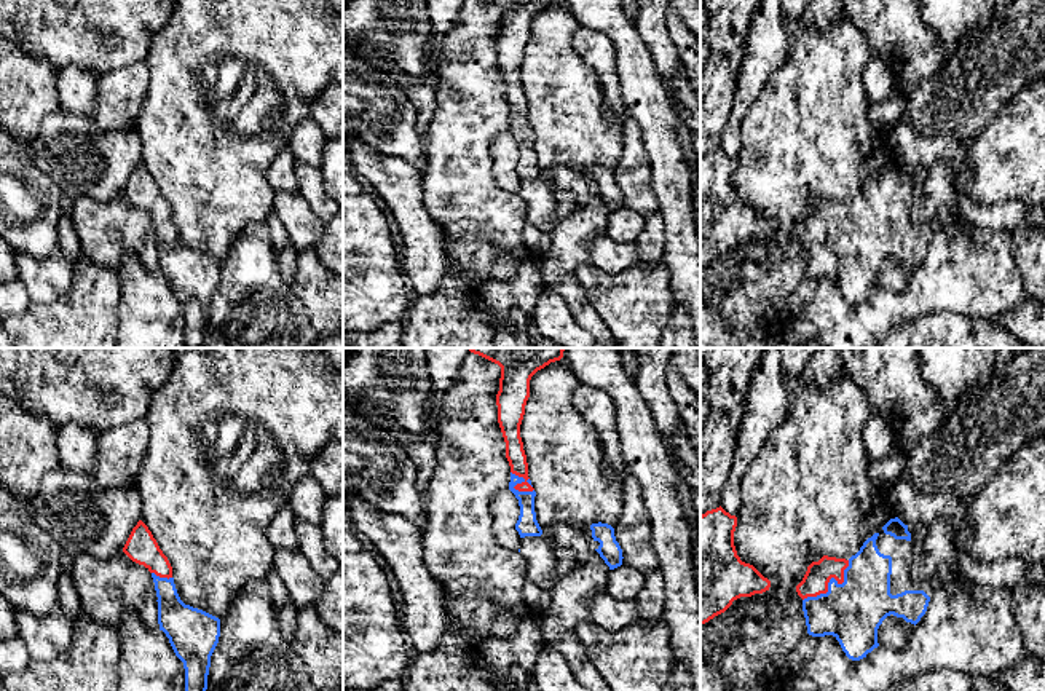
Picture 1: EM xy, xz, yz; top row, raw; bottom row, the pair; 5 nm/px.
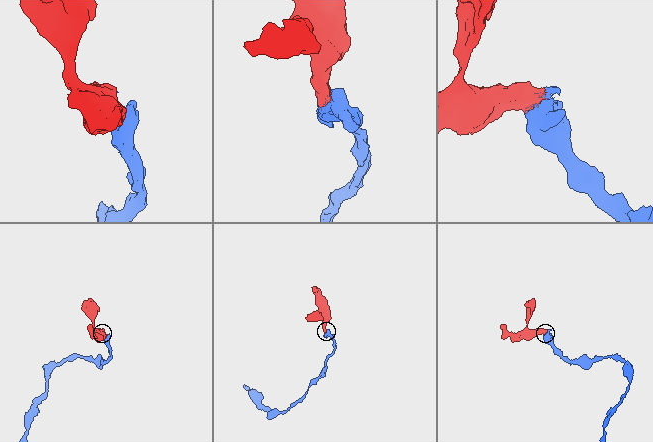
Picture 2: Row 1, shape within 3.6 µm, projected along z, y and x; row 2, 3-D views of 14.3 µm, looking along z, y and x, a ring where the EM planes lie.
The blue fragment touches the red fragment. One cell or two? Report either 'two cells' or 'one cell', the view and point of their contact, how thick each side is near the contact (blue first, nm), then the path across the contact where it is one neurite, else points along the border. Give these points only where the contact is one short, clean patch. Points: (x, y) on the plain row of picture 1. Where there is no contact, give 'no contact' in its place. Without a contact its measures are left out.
one cell; meets blue in yz at (830, 224); 300 nm thick on the blue side, 130 nm on the other

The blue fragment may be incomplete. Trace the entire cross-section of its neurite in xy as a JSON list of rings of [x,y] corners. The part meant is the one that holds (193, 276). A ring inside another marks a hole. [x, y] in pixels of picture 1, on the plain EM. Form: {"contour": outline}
{"contour": [[[142,163],[132,171],[123,195],[152,215],[160,273],[183,305],[185,348],[199,348],[207,332],[211,298],[220,279],[220,262],[180,243],[172,209]]]}

